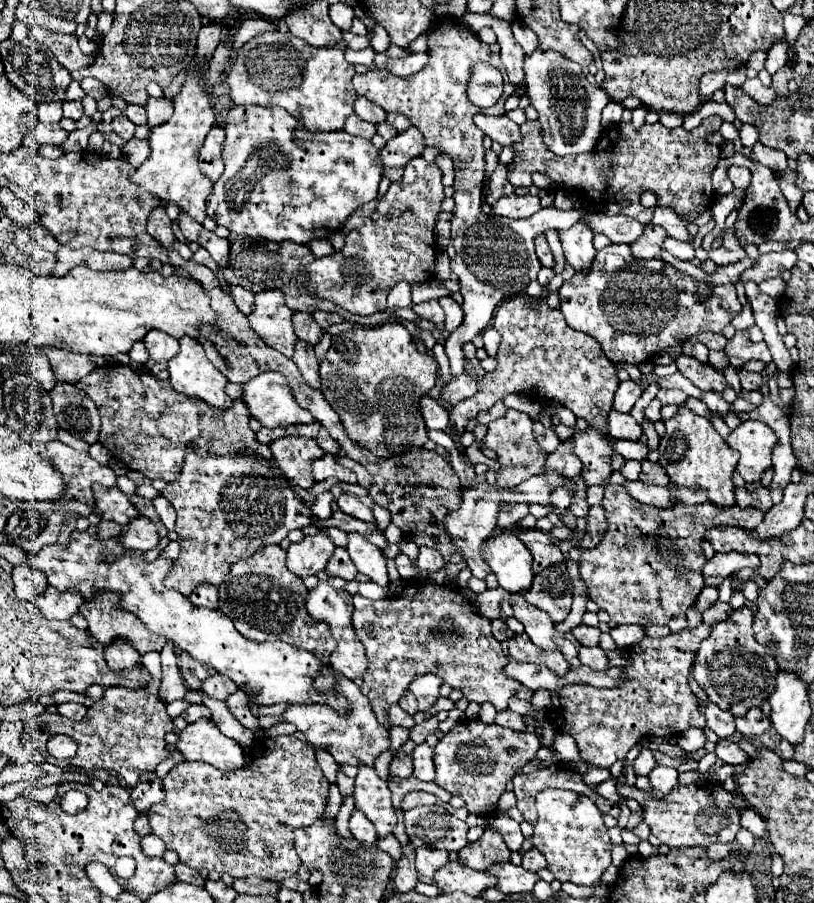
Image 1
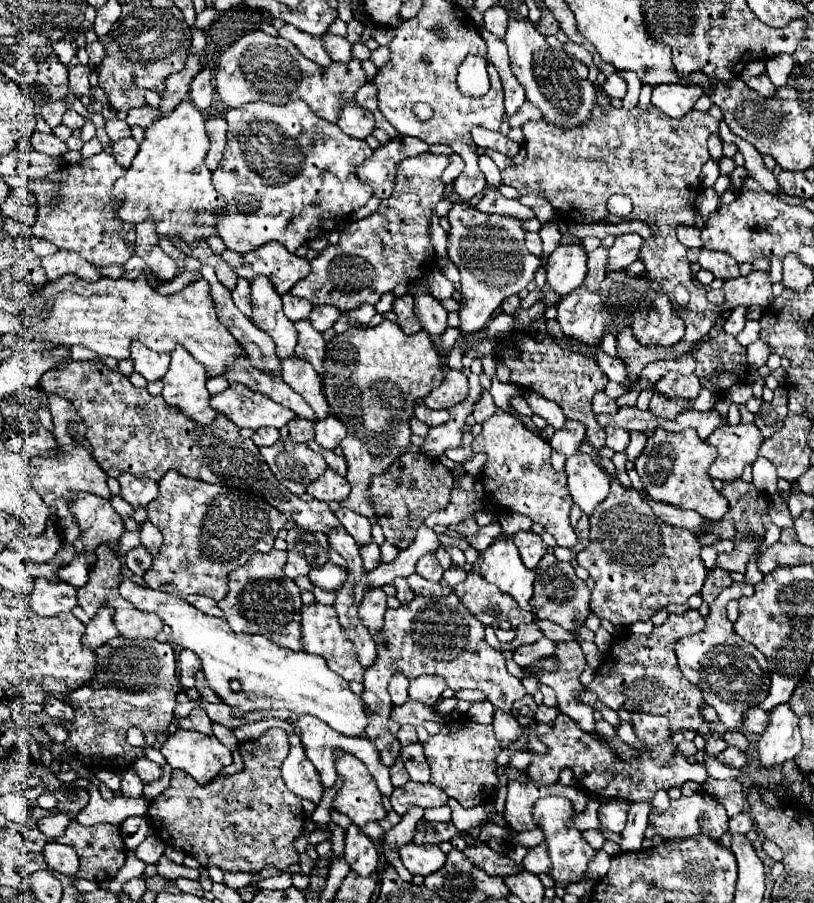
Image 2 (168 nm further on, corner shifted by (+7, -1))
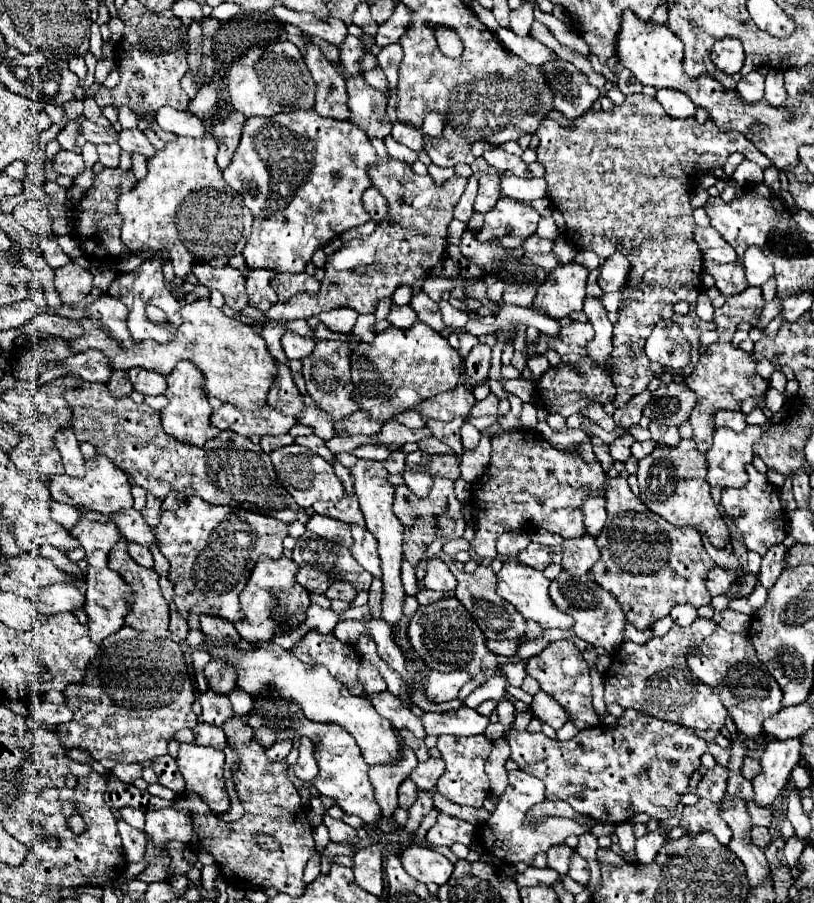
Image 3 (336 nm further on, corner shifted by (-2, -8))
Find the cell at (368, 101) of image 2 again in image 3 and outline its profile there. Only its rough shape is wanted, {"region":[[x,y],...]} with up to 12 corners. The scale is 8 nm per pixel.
{"region":[[400,44],[384,46],[376,58],[390,90],[398,84]]}

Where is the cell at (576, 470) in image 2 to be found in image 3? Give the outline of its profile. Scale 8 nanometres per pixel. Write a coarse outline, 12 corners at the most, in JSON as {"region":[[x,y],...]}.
{"region":[[588,496],[582,506],[586,534],[594,538],[606,522],[604,496]]}

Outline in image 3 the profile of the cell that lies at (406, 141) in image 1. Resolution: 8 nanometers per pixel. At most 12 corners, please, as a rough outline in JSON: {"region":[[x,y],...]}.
{"region":[[374,186],[362,196],[372,222],[380,224],[388,202]]}

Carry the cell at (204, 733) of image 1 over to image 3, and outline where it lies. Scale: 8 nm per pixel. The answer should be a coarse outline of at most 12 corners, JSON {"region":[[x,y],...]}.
{"region":[[180,744],[186,790],[214,814],[230,810],[224,752]]}

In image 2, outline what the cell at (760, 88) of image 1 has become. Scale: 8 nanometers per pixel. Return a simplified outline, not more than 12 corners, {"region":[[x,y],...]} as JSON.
{"region":[[767,73],[749,79],[747,87],[761,97],[773,97],[775,85]]}

